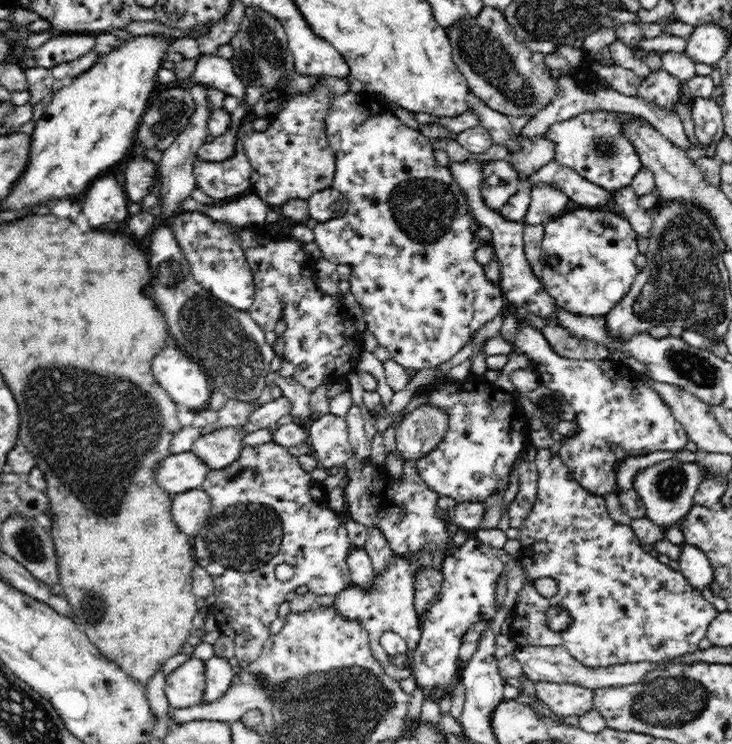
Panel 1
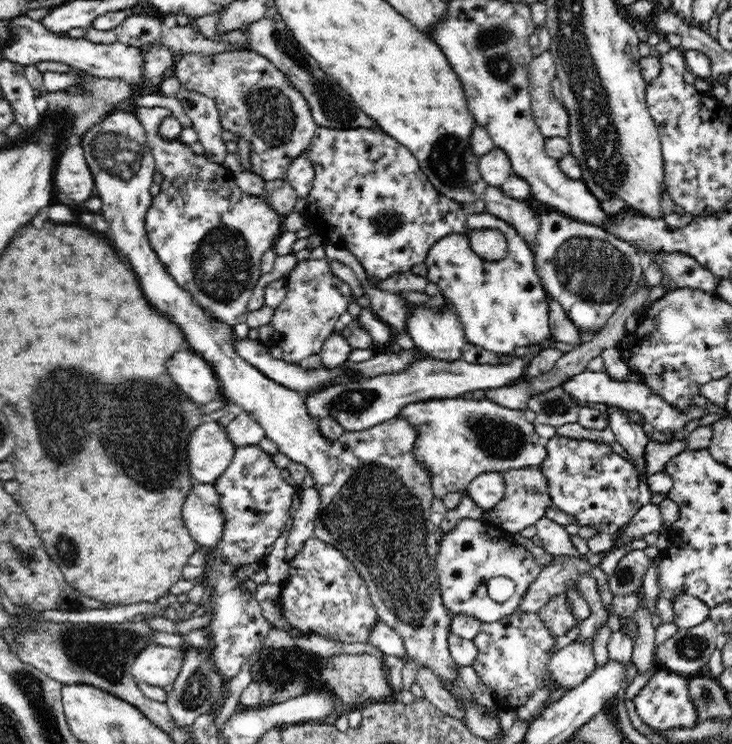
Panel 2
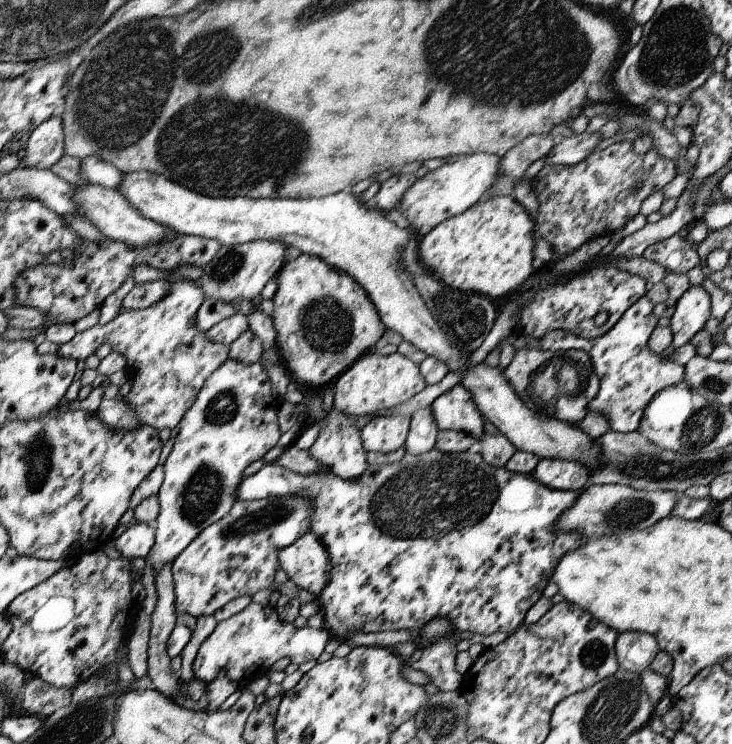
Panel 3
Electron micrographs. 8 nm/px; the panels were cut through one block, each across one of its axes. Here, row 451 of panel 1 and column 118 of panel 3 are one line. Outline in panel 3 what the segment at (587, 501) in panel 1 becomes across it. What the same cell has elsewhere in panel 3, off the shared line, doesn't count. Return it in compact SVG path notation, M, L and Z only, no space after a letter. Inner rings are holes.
M136 521L120 536L116 536L116 542L116 549L125 559L144 559L156 545L156 530L154 526Z

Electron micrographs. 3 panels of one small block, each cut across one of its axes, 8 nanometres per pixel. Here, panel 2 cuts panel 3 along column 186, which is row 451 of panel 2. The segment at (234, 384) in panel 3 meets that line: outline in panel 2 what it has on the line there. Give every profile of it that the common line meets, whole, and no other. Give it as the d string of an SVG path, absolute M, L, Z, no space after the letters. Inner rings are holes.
M460 397L410 403L404 406L402 412L398 412L396 419L410 420L414 427L418 427L418 431L421 432L413 454L416 454L418 464L421 464L426 472L428 471L430 487L436 498L442 499L446 494L456 491L465 492L469 483L480 474L536 467L540 466L548 457L546 446L540 444L535 426L526 421L524 410L509 410L488 399L466 400L464 397Z

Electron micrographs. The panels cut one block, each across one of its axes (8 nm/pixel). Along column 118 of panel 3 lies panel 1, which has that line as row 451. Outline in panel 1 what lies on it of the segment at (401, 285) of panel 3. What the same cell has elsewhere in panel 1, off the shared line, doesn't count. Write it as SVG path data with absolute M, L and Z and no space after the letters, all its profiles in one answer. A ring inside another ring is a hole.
M188 451L164 458L154 472L154 479L156 485L173 496L200 487L210 470L194 451Z

